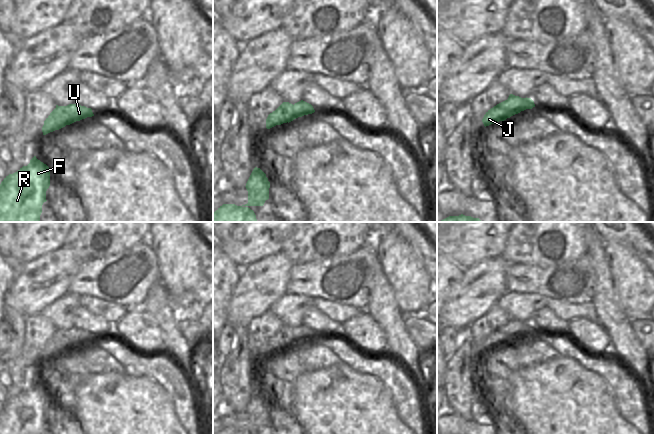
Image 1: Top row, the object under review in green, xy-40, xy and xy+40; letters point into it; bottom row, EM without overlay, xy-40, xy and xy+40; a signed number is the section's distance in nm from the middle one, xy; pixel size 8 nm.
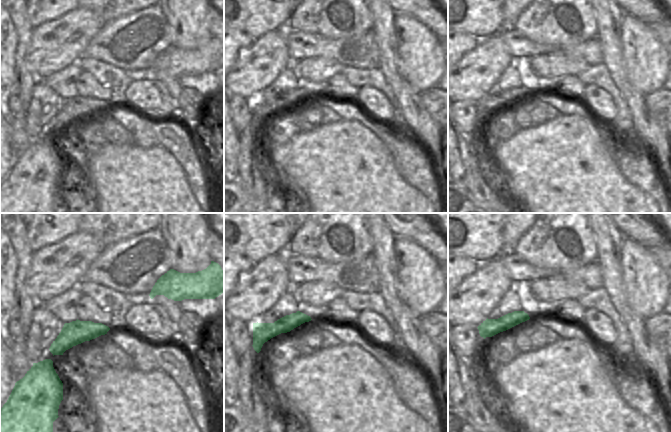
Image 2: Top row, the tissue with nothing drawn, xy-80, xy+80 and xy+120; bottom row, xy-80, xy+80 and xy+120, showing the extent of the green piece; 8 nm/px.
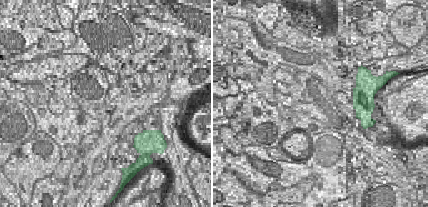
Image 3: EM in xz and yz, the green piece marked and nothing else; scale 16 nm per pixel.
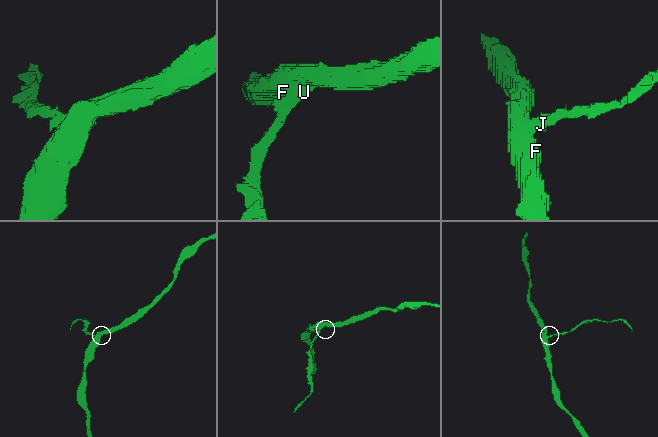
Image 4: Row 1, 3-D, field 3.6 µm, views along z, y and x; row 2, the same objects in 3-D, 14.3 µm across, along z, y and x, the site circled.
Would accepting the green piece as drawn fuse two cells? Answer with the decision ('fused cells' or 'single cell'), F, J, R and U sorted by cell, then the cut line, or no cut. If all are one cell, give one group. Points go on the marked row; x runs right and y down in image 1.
fused cells | F R U / J | xy+40 (520, 108), (507, 108), (501, 114), (499, 120)

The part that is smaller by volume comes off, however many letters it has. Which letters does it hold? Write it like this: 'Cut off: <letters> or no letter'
Cut off: J

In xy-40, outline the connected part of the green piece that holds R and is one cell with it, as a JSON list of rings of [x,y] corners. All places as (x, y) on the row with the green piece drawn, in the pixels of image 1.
[[[34,156],[27,166],[9,174],[0,184],[0,222],[40,222],[42,205],[46,202],[46,191],[50,186],[50,168]]]

